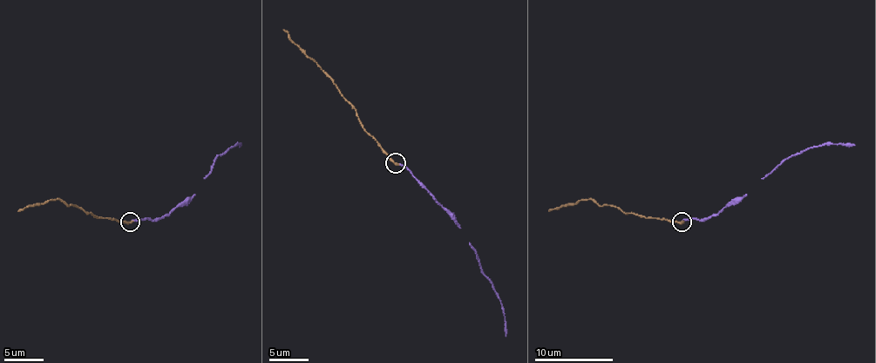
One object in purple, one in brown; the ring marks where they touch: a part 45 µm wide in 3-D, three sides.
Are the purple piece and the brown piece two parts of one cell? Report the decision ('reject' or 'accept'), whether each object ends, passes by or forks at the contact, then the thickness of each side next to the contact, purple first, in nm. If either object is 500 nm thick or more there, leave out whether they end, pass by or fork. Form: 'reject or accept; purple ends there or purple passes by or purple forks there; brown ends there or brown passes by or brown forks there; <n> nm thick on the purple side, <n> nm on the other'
accept; purple ends there; brown ends there; 110 nm thick on the purple side, 240 nm on the other

